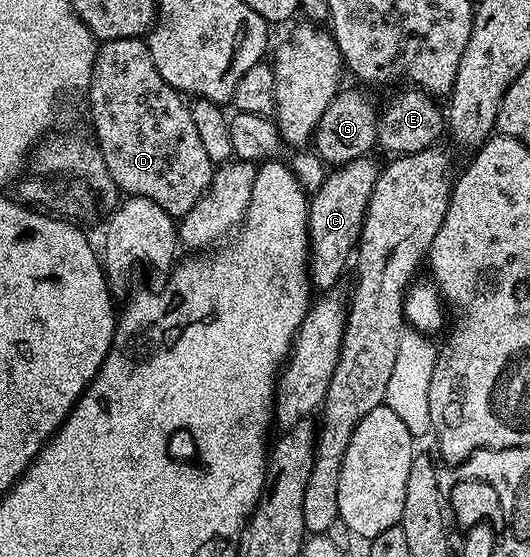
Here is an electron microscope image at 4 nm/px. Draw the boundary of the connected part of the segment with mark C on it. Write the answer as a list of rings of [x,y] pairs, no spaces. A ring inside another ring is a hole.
[[[366,156],[364,158],[356,158],[351,160],[340,168],[333,168],[328,171],[325,175],[325,179],[321,181],[320,186],[317,187],[315,193],[309,198],[309,273],[311,275],[311,282],[314,287],[318,286],[318,291],[324,292],[327,290],[332,290],[338,285],[337,277],[345,270],[345,265],[350,265],[351,255],[354,253],[355,247],[360,243],[361,240],[361,226],[365,223],[365,213],[369,207],[369,197],[371,192],[375,188],[375,180],[377,179],[379,173],[379,162],[373,159],[373,156]]]

